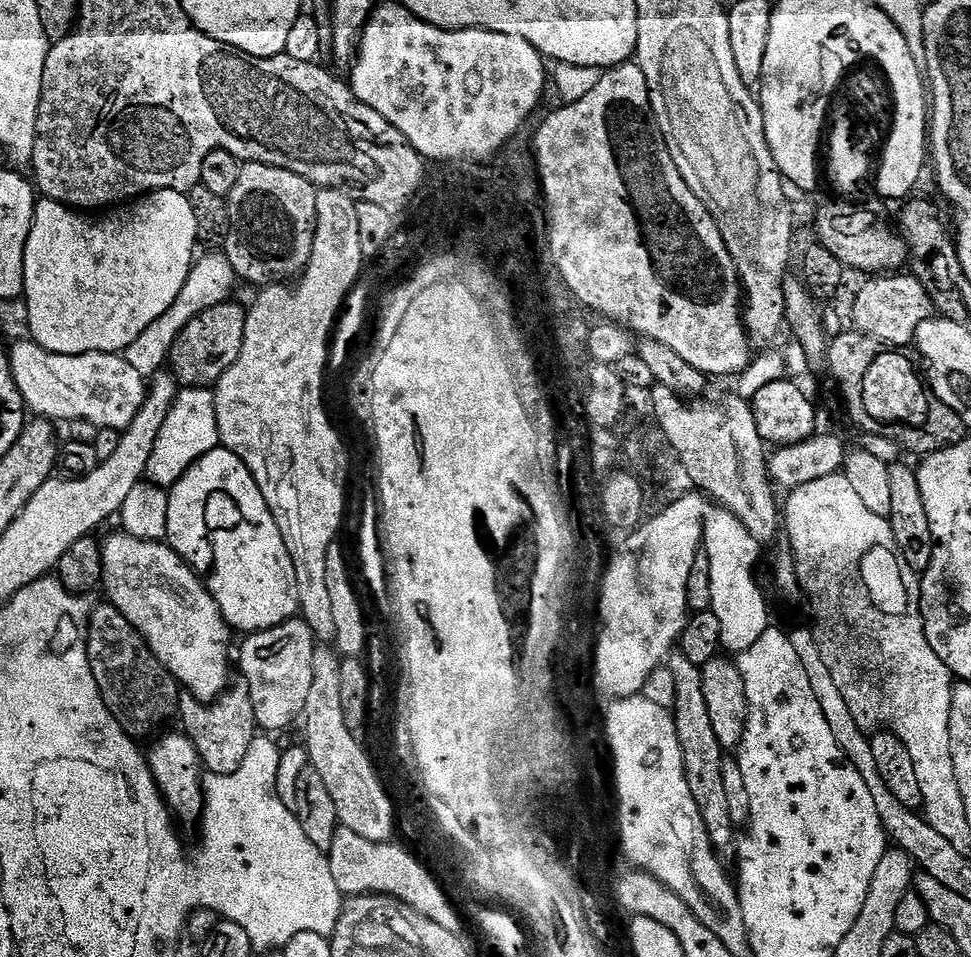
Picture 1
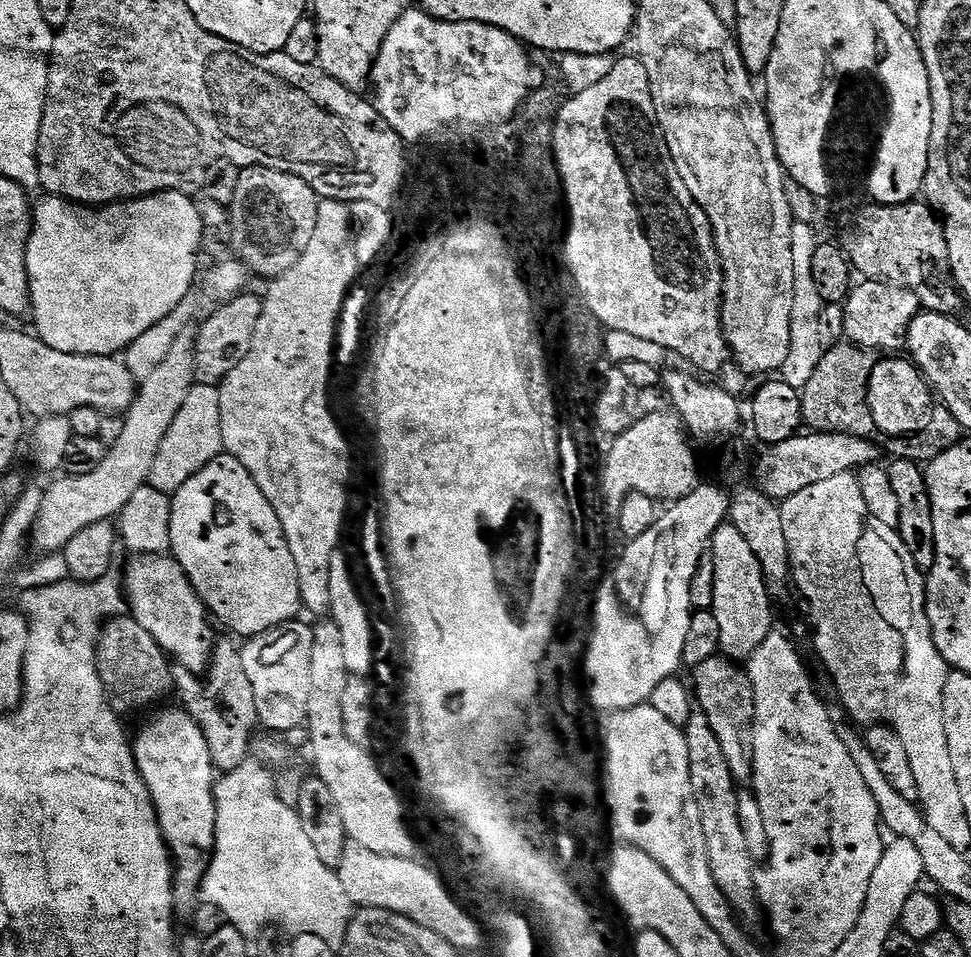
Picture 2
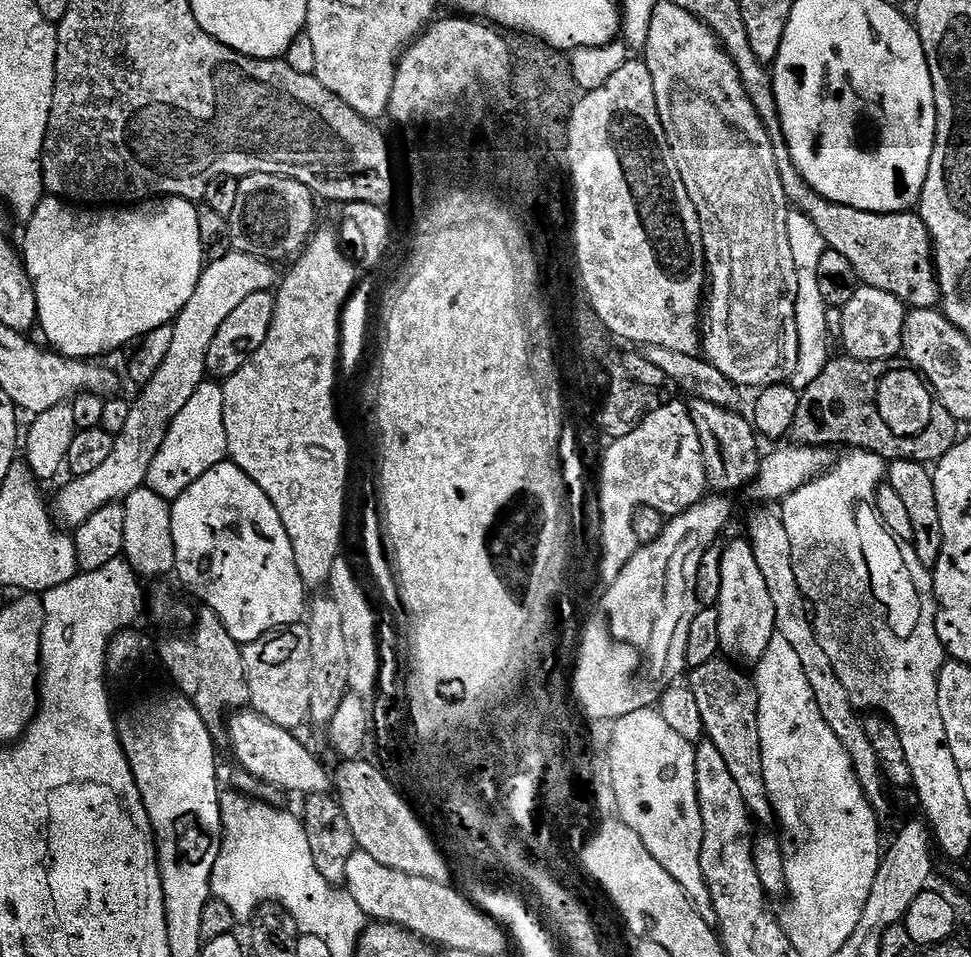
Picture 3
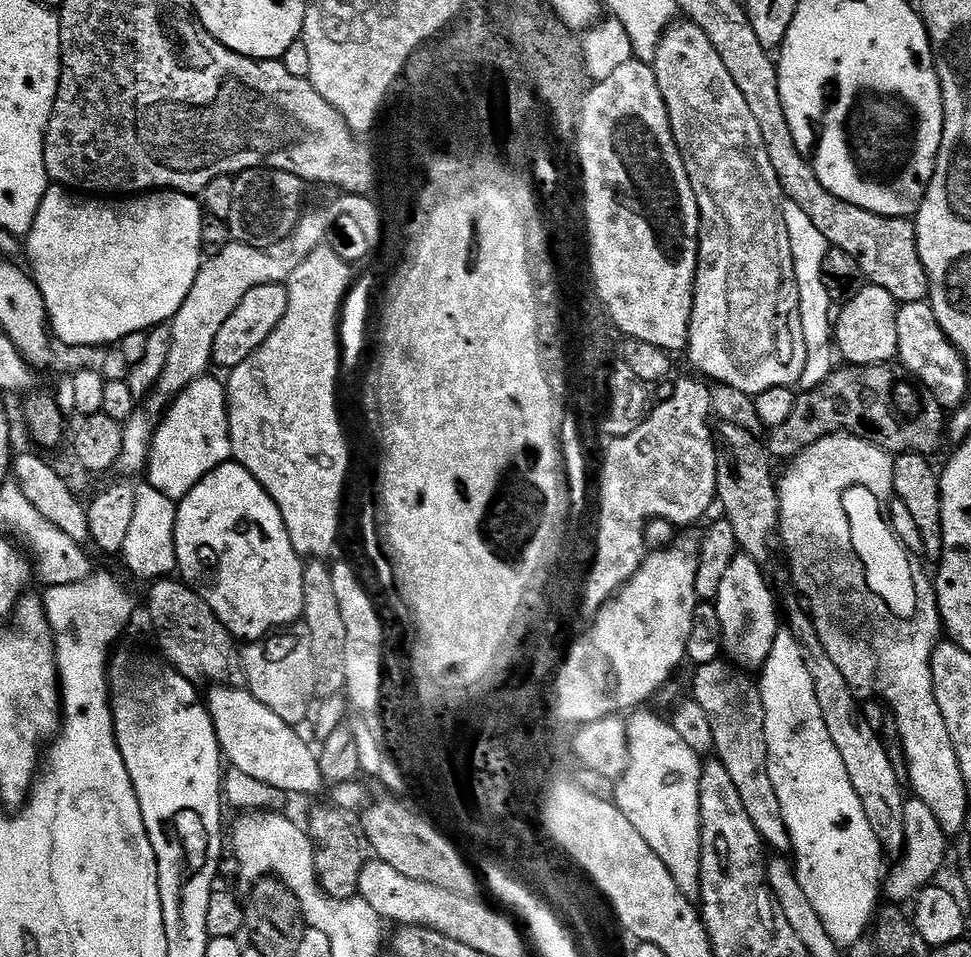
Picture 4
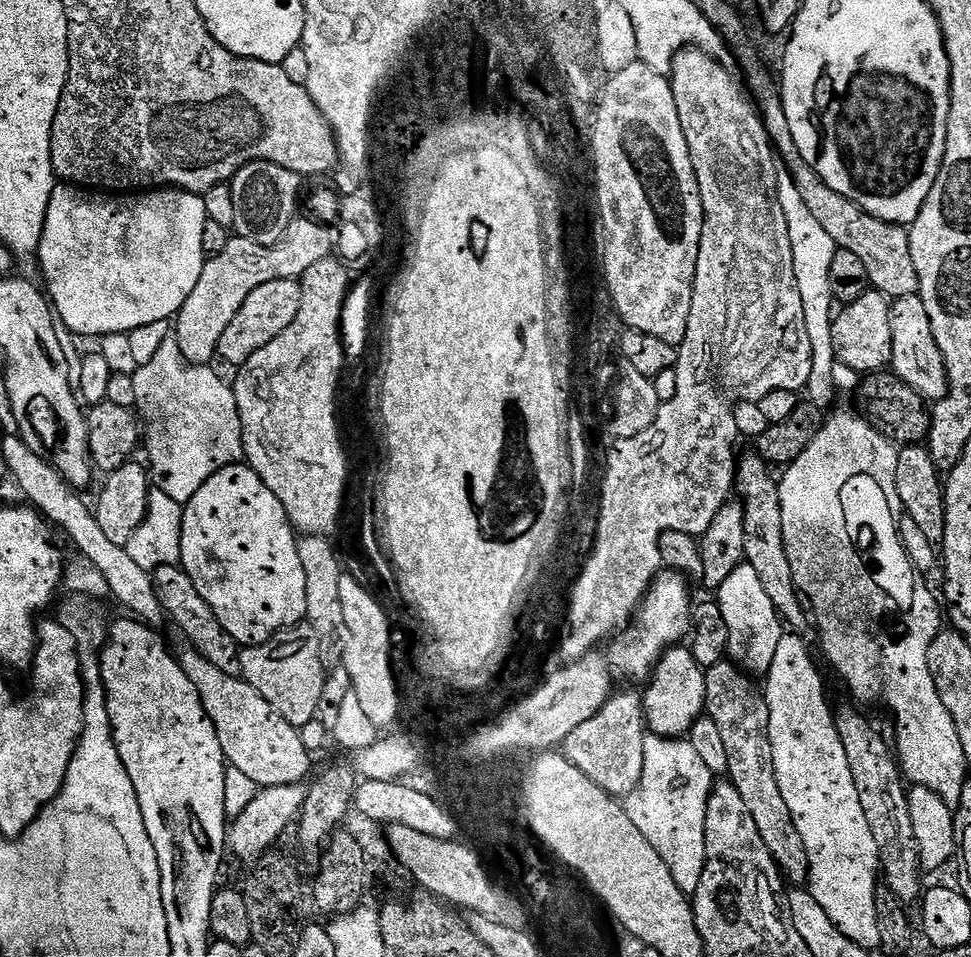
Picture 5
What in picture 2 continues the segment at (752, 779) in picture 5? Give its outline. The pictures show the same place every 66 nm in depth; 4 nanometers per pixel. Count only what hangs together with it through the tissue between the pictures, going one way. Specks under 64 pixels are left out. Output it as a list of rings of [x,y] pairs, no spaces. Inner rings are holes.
[[[717,654],[691,669],[690,676],[695,703],[699,711],[706,714],[706,722],[722,746],[722,755],[726,757],[726,766],[730,766],[730,774],[737,785],[747,785],[752,779],[752,727],[756,721],[754,686],[747,671],[737,661]]]

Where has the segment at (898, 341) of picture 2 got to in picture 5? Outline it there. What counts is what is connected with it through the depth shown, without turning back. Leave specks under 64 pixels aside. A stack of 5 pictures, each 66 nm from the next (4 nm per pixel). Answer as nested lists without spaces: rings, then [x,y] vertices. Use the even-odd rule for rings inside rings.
[[[875,290],[867,291],[856,302],[845,305],[833,319],[831,325],[832,349],[839,363],[850,366],[861,374],[874,374],[883,371],[892,361],[893,330],[889,322],[889,299]]]

